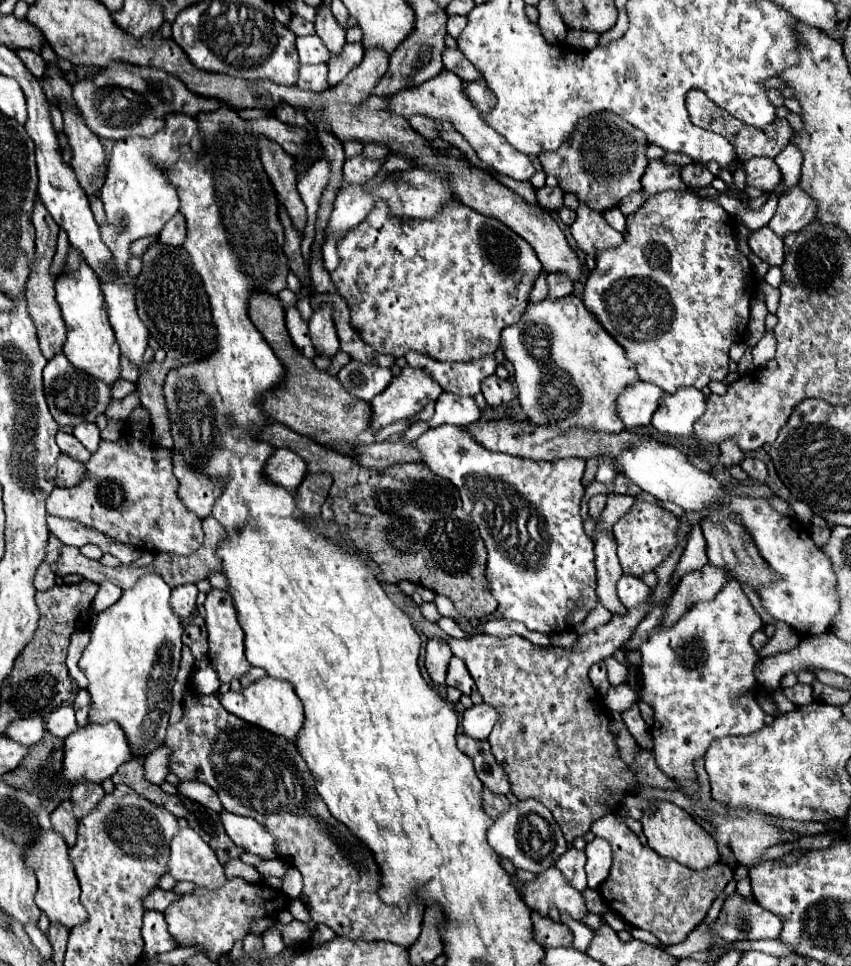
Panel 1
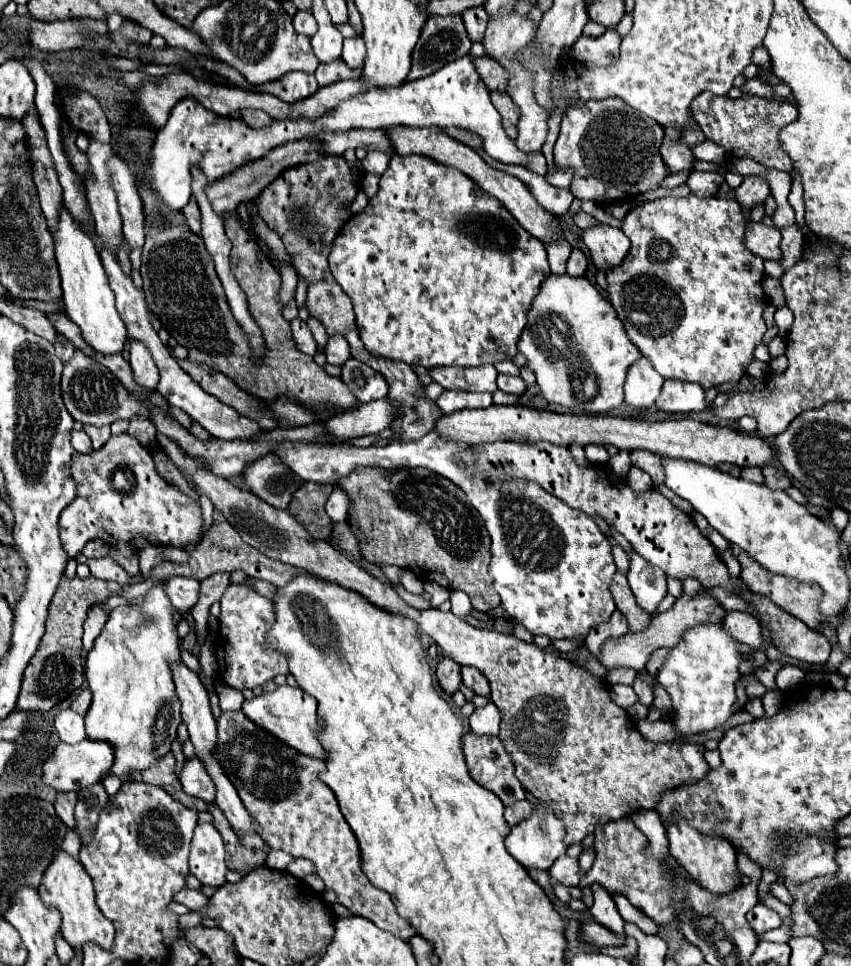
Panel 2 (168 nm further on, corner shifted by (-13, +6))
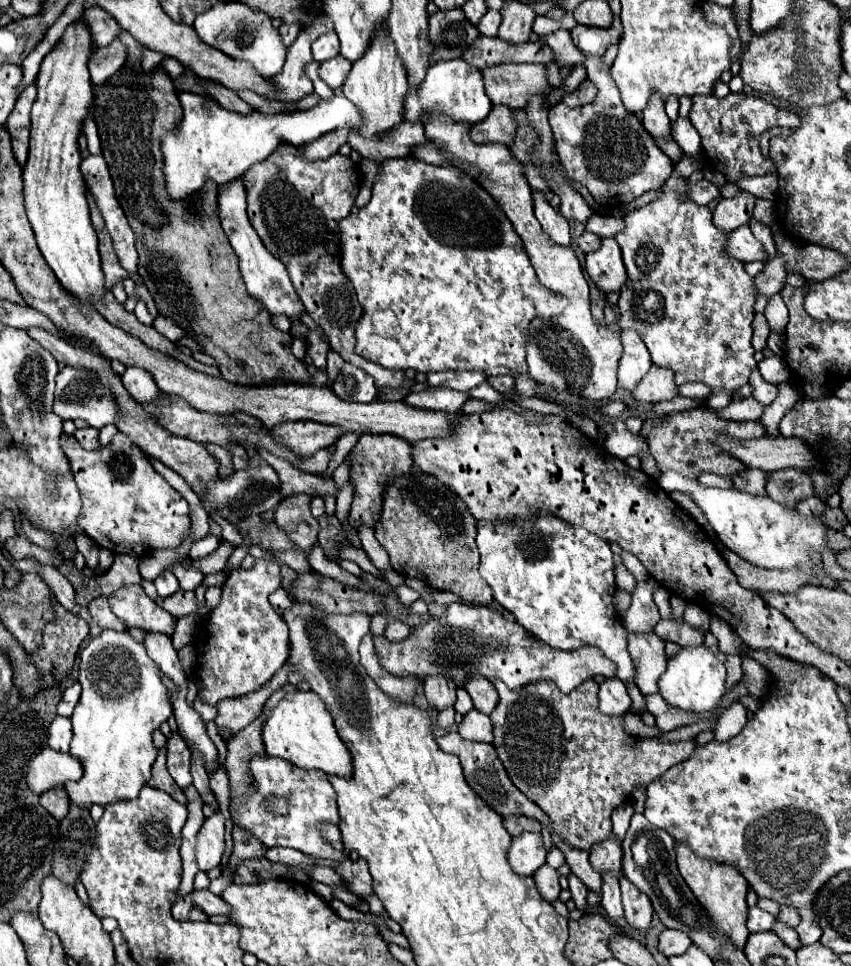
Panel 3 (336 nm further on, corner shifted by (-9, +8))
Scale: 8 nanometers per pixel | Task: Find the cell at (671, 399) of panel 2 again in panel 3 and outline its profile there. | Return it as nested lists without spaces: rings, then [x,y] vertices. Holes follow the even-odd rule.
[[[651,366],[649,374],[645,374],[645,380],[637,384],[637,390],[633,390],[633,398],[639,402],[661,402],[661,400],[671,400],[677,390],[677,384],[673,380],[673,372],[669,368],[661,366]]]

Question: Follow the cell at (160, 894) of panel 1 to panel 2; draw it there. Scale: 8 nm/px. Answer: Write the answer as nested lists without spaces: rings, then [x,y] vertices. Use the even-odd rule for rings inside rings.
[[[183,888],[179,890],[175,896],[173,896],[175,902],[179,904],[185,904],[189,910],[199,910],[207,904],[207,896],[203,896],[199,890],[189,890],[189,888]]]

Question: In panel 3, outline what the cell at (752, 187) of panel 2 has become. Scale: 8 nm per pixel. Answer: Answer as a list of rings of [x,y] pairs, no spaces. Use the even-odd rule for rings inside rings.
[[[743,192],[735,198],[723,198],[713,212],[713,224],[725,232],[733,232],[751,220],[753,206],[755,196],[749,192]]]

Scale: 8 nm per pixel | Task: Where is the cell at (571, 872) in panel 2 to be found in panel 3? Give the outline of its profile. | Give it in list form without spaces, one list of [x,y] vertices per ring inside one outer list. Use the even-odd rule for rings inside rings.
[[[541,866],[535,876],[533,876],[535,884],[537,884],[537,890],[539,894],[547,900],[547,902],[553,902],[559,898],[559,892],[561,892],[561,886],[559,886],[559,872],[551,866]]]

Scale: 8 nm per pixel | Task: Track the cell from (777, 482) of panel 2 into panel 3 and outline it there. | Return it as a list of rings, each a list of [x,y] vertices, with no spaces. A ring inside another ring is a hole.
[[[789,468],[789,470],[777,470],[769,474],[767,494],[771,500],[777,500],[779,504],[785,504],[785,508],[795,510],[797,502],[815,496],[815,488],[807,472]]]

